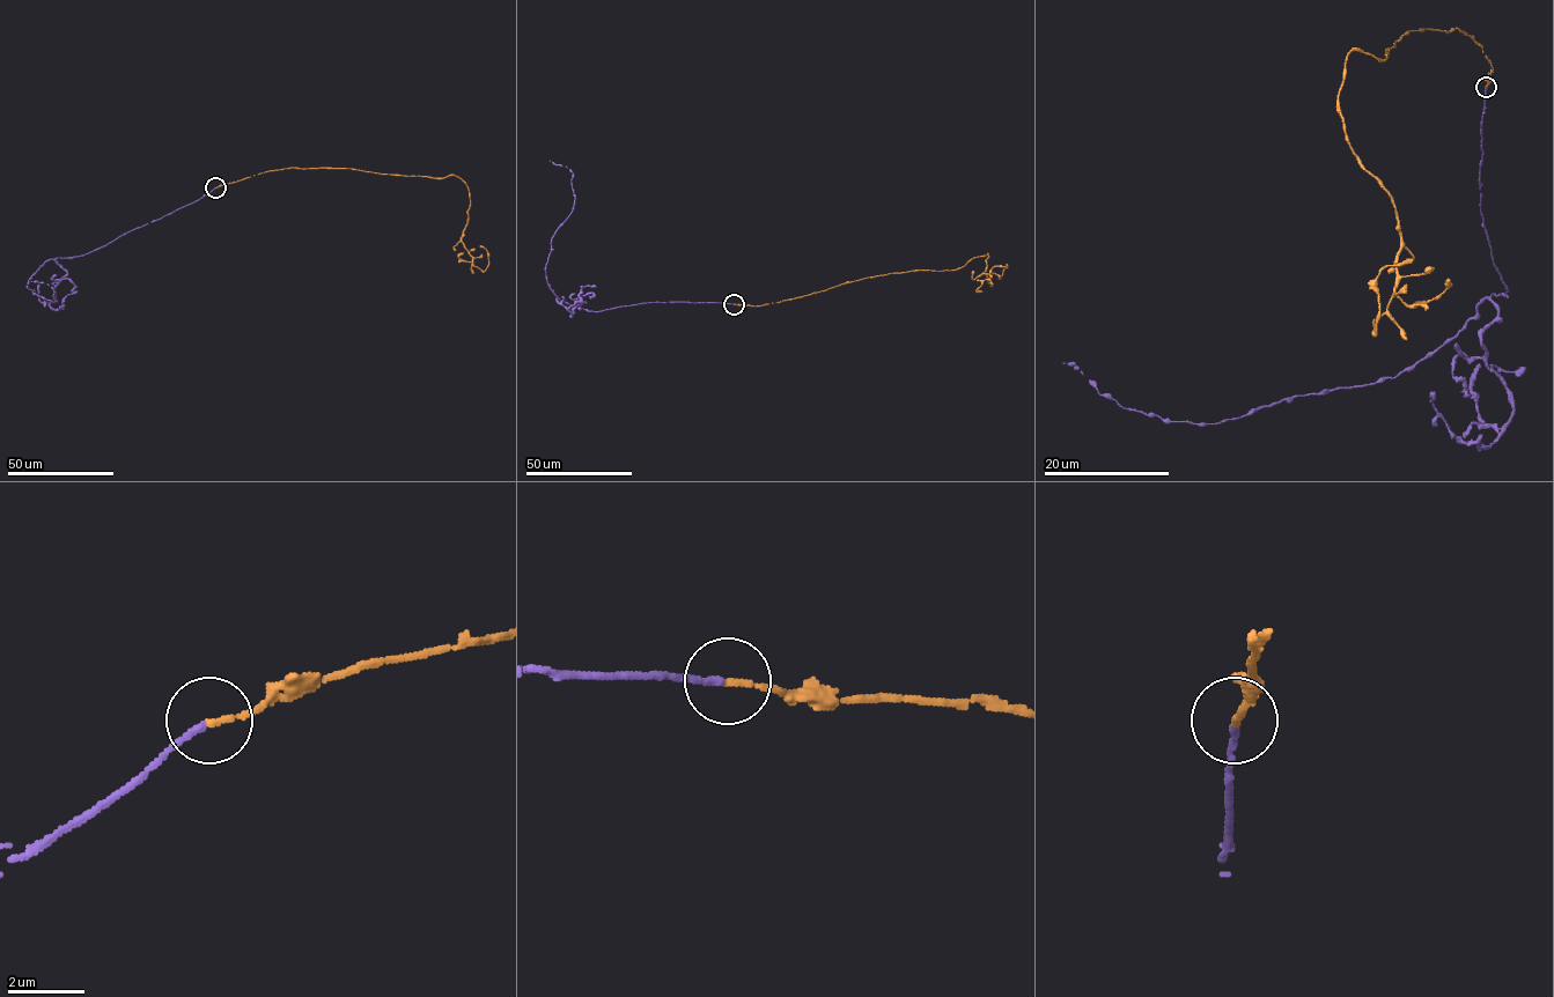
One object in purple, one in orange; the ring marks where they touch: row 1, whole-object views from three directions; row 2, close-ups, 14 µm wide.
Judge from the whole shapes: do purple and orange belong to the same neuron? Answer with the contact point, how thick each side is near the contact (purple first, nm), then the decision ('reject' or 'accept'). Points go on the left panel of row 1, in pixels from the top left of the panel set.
(215, 187) | 170/150 nm | accept

